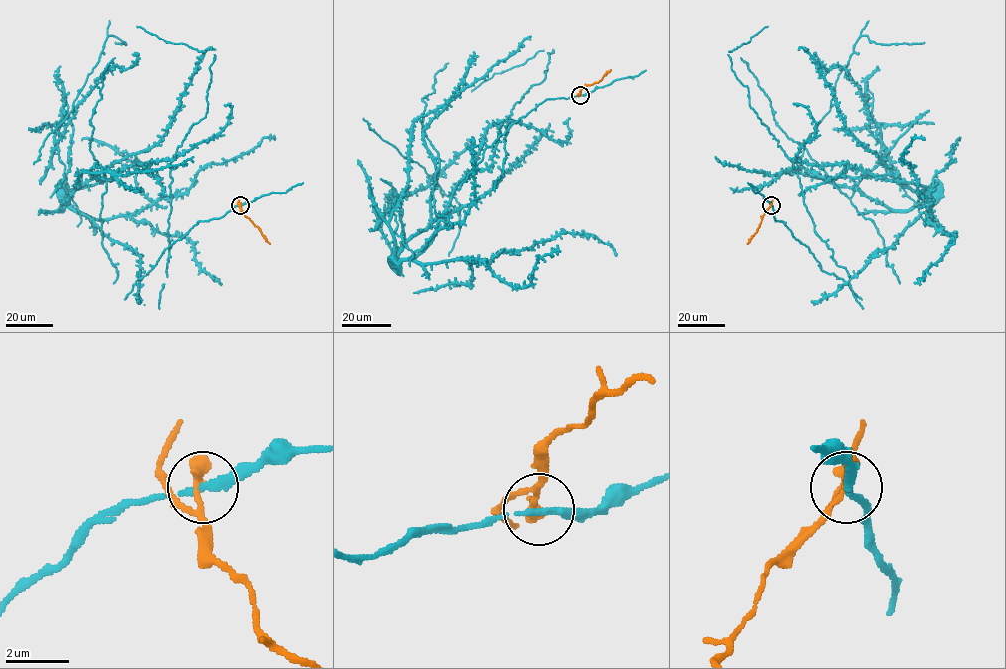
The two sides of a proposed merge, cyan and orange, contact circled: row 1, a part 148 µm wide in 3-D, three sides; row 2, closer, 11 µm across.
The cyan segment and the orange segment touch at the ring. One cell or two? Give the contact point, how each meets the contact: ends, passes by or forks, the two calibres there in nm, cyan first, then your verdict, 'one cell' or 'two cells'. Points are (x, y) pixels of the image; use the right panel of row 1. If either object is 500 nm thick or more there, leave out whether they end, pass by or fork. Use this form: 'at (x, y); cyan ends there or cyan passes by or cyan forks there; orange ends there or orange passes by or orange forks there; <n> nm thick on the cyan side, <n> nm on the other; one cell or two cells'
at (771, 205); cyan passes by; orange passes by; 240 nm thick on the cyan side, 300 nm on the other; two cells

